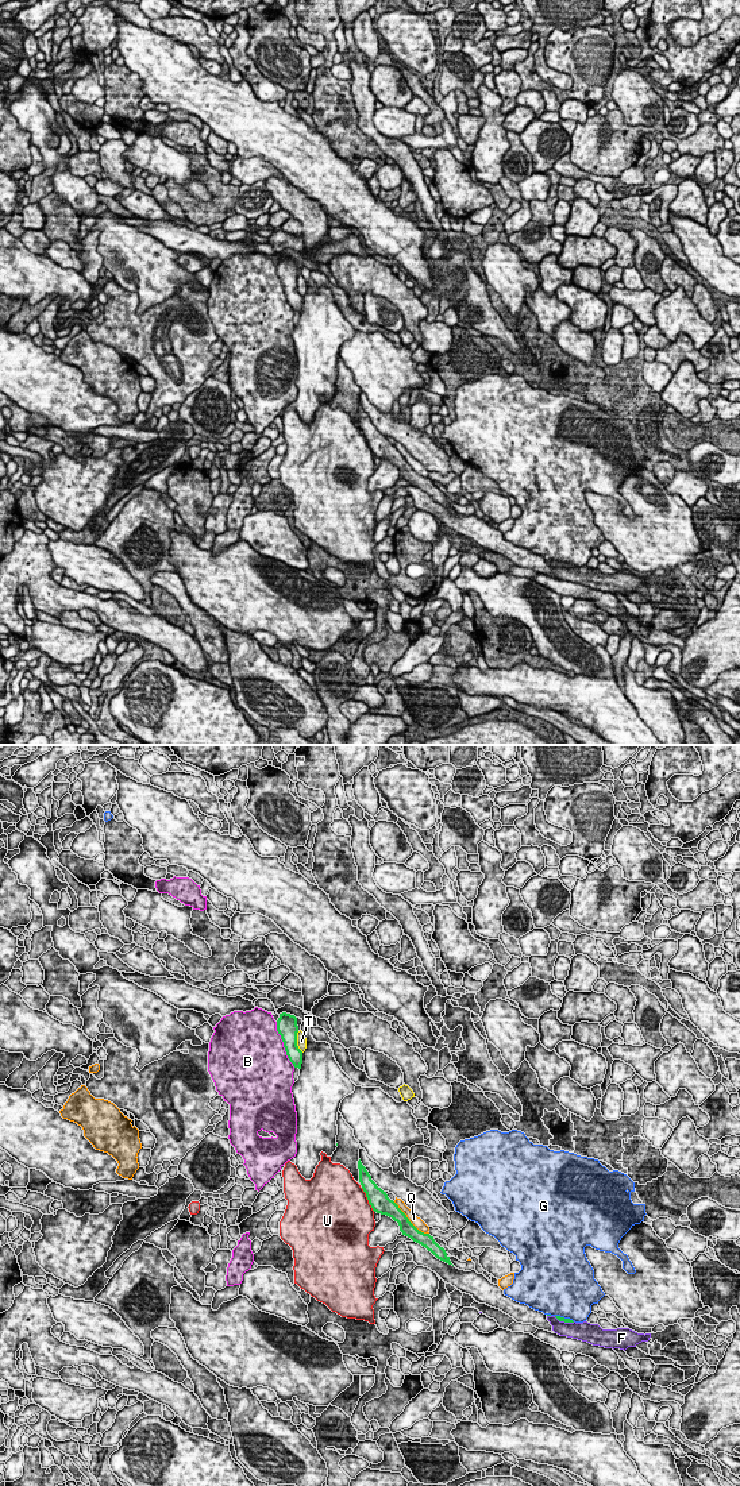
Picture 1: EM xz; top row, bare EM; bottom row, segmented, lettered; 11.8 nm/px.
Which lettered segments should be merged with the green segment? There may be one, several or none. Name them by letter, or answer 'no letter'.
no letter

